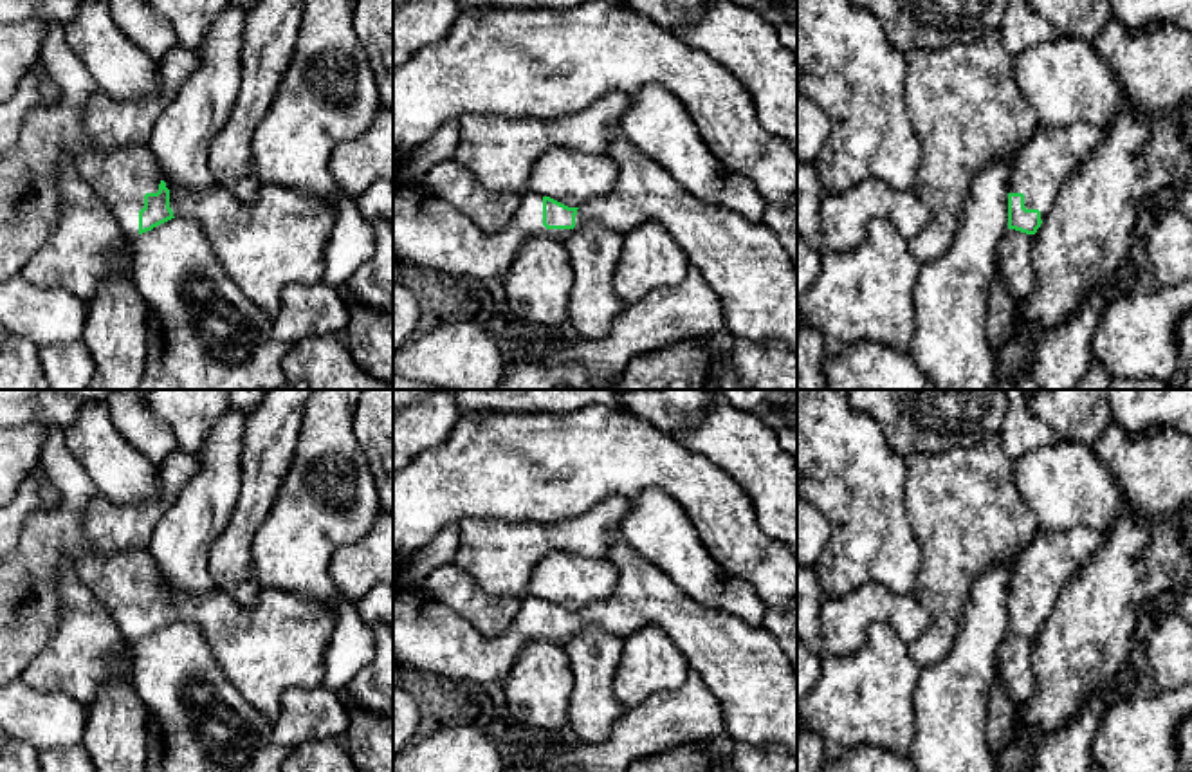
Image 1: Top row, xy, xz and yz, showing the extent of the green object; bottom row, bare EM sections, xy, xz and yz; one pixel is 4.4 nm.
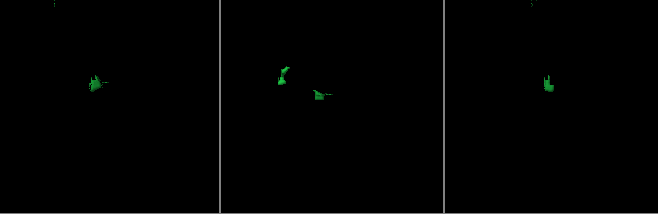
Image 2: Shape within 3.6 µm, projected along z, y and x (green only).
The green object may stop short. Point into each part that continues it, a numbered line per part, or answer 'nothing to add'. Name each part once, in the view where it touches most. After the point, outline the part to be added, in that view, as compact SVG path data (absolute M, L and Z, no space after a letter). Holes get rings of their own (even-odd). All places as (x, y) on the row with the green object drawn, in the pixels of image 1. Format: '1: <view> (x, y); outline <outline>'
1: xy (278, 240); outline M45 22L40 63L56 81L60 99L54 105L32 110L25 117L14 144L0 155L0 281L22 274L23 265L58 225L58 159L63 153L72 157L79 175L112 209L130 240L139 236L139 211L144 207L144 195L157 193L164 180L148 142L105 152L88 139L83 117L97 83L70 51L63 25ZM166 182L166 188L170 189L173 216L193 218L204 229L211 251L227 276L269 317L274 319L278 314L287 287L323 281L323 251L335 218L330 202L276 184L261 184L252 204L238 200L220 186L188 191L173 189Z

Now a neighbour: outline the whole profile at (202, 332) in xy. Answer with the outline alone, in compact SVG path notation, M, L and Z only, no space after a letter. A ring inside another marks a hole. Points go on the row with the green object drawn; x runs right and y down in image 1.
M171 218L132 244L132 278L148 305L146 363L135 390L276 390L287 384L281 363L290 345L272 335L274 319L247 299L218 263L193 218Z

